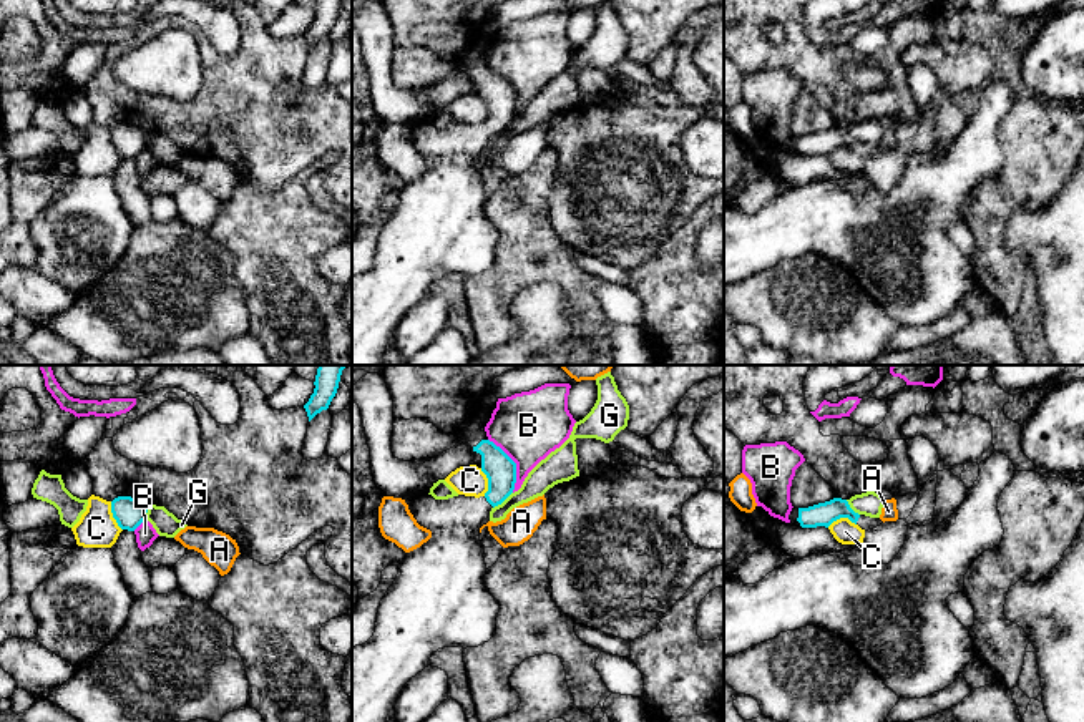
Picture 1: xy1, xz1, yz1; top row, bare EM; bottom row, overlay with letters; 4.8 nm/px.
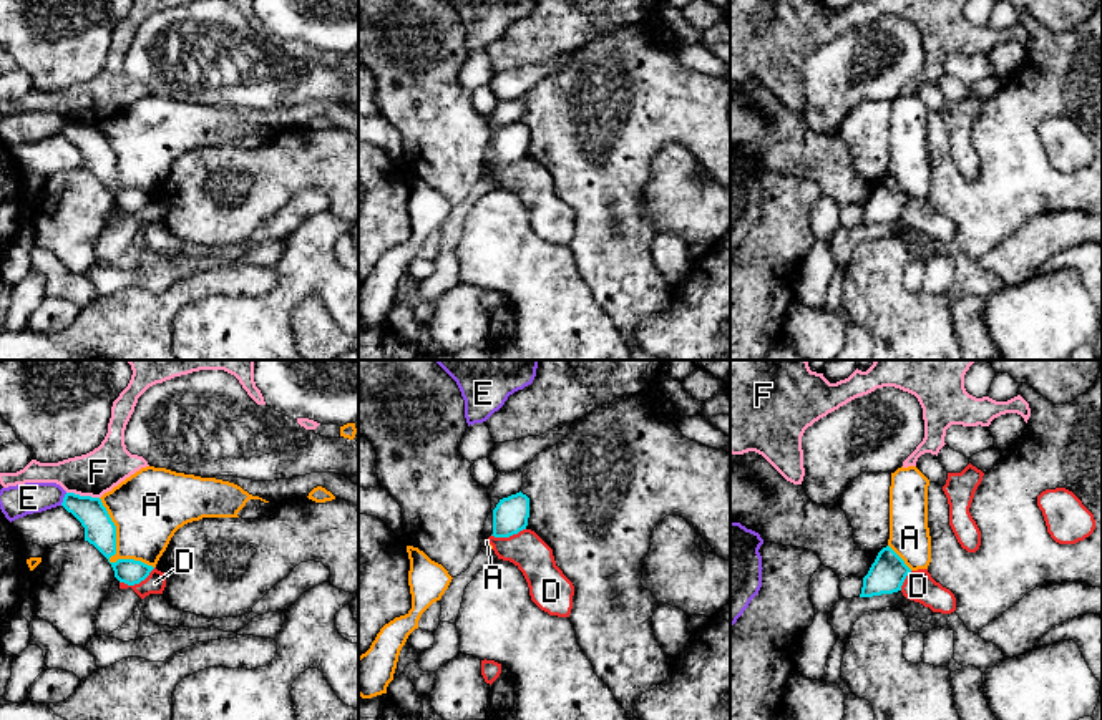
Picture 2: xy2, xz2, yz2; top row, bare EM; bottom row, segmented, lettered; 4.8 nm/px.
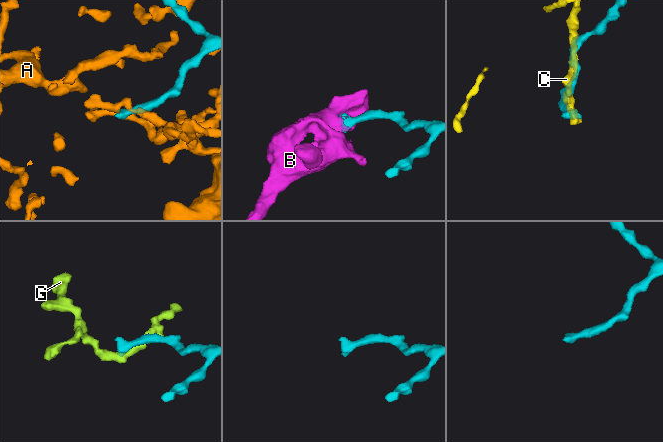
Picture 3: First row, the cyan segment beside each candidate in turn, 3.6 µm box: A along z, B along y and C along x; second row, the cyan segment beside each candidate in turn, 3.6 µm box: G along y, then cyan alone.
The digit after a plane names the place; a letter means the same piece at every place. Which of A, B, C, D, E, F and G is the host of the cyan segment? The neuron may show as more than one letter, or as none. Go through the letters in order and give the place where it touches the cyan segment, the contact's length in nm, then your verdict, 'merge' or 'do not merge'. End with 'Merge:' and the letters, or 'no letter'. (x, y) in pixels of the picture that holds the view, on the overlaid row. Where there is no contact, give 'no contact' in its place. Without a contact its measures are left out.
A: xy2 (115, 551) | 440 nm | do not merge
B: xz1 (515, 465) | 300 nm | do not merge
C: xy1 (113, 517) | 160 nm | do not merge
D: xy2 (136, 583) | 190 nm | do not merge
E: xy2 (63, 500) | 70 nm | do not merge
F: xy2 (83, 496) | 160 nm | do not merge
G: xz1 (502, 502) | 130 nm | do not merge
Merge: no letter

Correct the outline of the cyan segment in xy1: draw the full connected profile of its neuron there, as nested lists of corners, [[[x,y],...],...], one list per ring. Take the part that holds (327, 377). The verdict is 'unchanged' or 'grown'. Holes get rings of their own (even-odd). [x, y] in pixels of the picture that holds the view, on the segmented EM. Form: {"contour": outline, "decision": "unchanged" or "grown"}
{"contour": [[[319,365],[317,375],[315,375],[315,388],[310,395],[309,402],[304,405],[309,422],[320,413],[322,410],[327,410],[332,398],[337,393],[339,382],[342,370],[349,365]]], "decision": "unchanged"}

